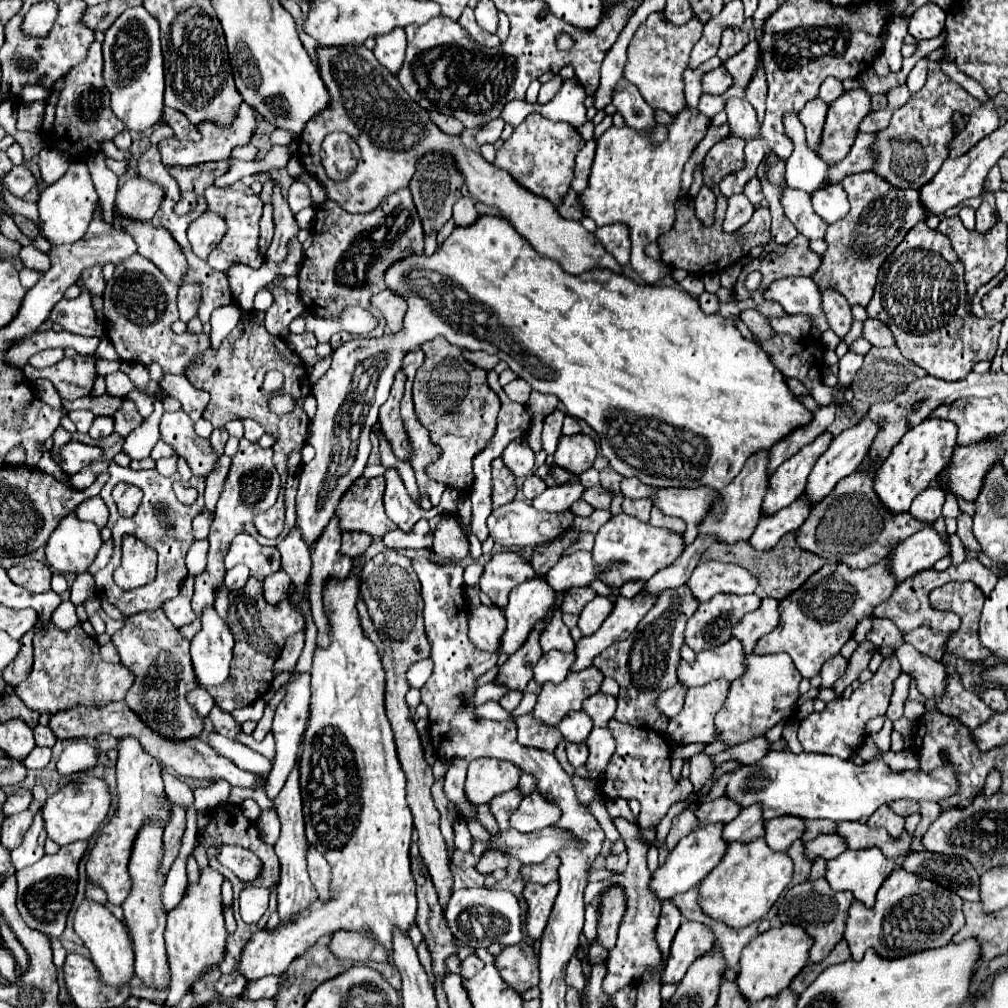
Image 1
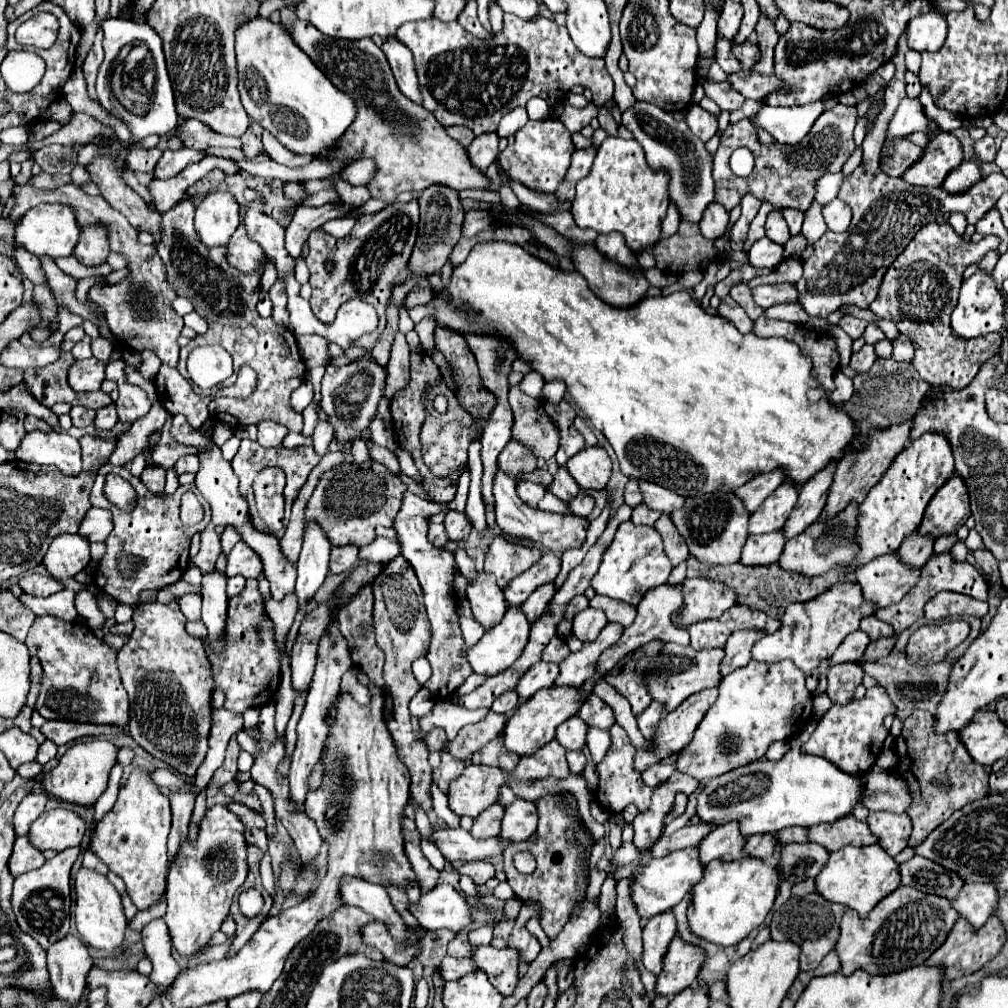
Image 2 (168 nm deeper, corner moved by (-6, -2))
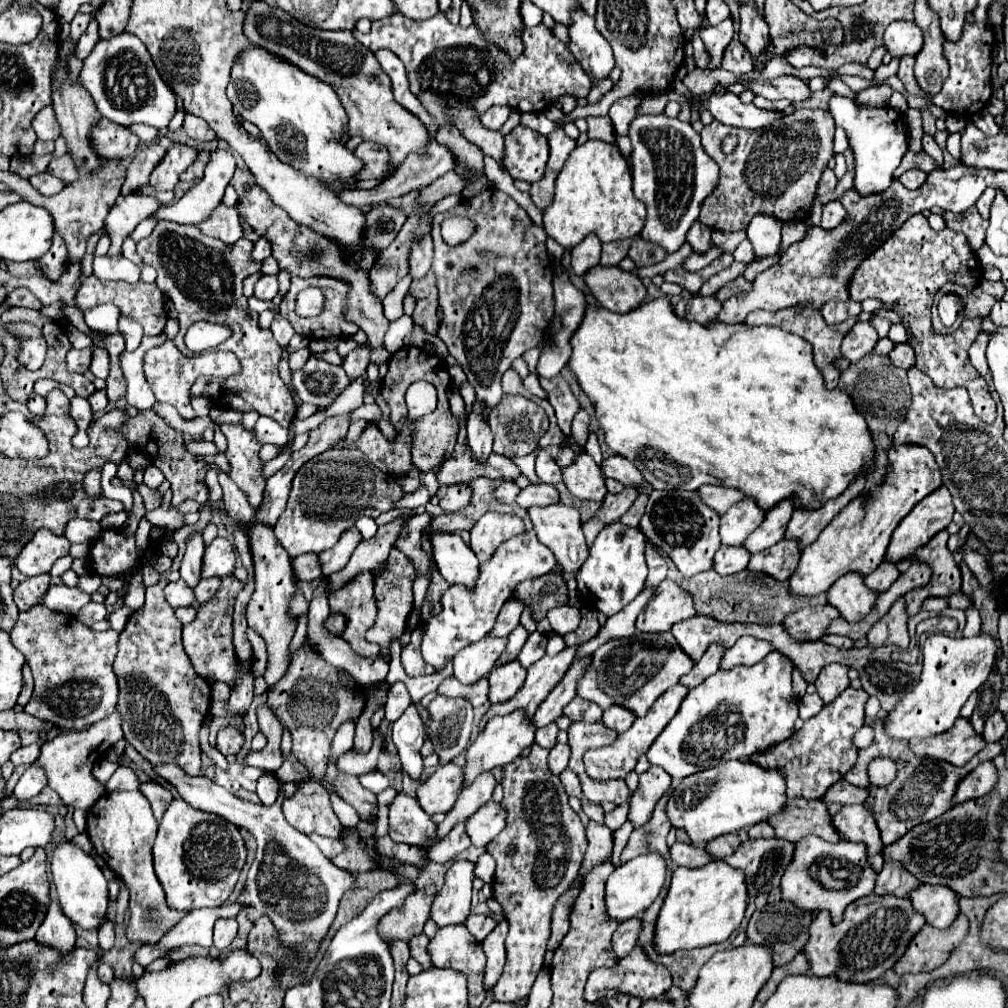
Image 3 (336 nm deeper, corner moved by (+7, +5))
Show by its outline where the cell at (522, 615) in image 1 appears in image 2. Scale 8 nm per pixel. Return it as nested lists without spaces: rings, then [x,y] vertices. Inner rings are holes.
[[[515,606],[507,610],[503,620],[487,630],[483,638],[469,650],[467,660],[475,674],[495,676],[507,670],[523,652],[529,638],[529,622]]]

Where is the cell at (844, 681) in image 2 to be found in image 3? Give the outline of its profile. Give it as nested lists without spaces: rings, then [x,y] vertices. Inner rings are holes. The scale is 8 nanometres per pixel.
[[[840,663],[826,665],[816,679],[816,689],[824,703],[832,703],[848,685],[850,685],[848,667]]]

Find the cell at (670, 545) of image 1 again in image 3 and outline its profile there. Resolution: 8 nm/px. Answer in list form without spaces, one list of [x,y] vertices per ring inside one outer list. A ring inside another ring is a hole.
[[[620,521],[606,525],[592,543],[586,563],[576,573],[582,599],[586,599],[596,611],[602,611],[606,617],[622,611],[630,601],[634,601],[636,595],[644,589],[648,575],[644,545],[646,537],[638,527],[626,527]]]

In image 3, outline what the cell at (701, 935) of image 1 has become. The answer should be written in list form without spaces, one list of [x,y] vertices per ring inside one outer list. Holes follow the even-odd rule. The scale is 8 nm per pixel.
[[[634,947],[634,951],[628,957],[620,959],[614,969],[596,969],[596,971],[592,971],[590,977],[588,977],[586,993],[584,995],[592,1003],[596,999],[610,997],[614,993],[630,993],[634,997],[640,997],[642,1001],[648,1001],[648,999],[662,997],[670,987],[672,987],[672,975],[670,975],[670,971],[664,965],[650,961],[650,957],[644,951],[644,947]]]

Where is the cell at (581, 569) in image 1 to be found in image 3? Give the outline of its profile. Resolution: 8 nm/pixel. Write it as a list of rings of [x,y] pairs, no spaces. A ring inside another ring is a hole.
[[[508,599],[496,619],[496,625],[494,625],[494,631],[490,631],[490,635],[494,637],[506,637],[518,623],[520,623],[520,615],[524,611],[524,605],[518,603],[518,599]]]

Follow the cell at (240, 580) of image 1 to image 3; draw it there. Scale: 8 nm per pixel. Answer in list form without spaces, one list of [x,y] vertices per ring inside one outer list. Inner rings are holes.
[[[210,577],[210,579],[202,579],[198,583],[198,587],[194,589],[194,595],[196,595],[196,601],[198,603],[204,603],[208,599],[212,599],[216,595],[216,591],[220,589],[220,577]]]

